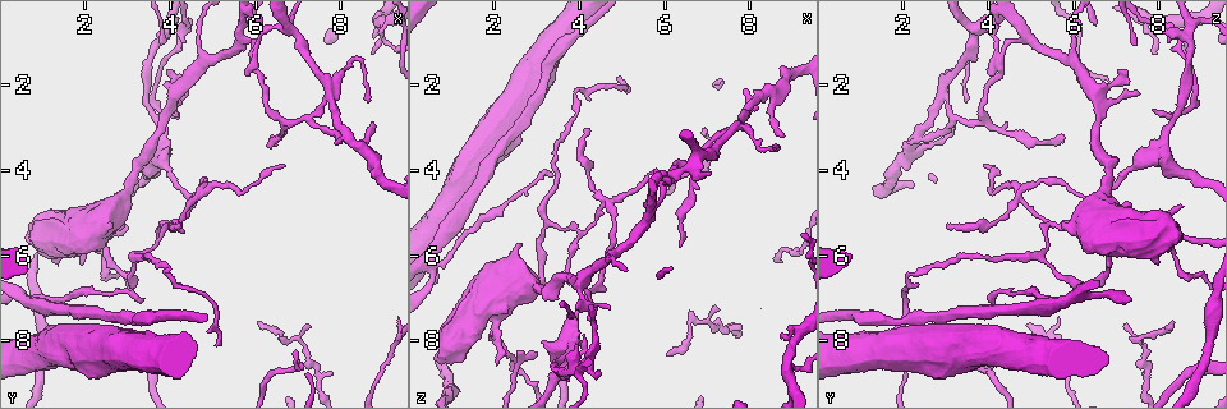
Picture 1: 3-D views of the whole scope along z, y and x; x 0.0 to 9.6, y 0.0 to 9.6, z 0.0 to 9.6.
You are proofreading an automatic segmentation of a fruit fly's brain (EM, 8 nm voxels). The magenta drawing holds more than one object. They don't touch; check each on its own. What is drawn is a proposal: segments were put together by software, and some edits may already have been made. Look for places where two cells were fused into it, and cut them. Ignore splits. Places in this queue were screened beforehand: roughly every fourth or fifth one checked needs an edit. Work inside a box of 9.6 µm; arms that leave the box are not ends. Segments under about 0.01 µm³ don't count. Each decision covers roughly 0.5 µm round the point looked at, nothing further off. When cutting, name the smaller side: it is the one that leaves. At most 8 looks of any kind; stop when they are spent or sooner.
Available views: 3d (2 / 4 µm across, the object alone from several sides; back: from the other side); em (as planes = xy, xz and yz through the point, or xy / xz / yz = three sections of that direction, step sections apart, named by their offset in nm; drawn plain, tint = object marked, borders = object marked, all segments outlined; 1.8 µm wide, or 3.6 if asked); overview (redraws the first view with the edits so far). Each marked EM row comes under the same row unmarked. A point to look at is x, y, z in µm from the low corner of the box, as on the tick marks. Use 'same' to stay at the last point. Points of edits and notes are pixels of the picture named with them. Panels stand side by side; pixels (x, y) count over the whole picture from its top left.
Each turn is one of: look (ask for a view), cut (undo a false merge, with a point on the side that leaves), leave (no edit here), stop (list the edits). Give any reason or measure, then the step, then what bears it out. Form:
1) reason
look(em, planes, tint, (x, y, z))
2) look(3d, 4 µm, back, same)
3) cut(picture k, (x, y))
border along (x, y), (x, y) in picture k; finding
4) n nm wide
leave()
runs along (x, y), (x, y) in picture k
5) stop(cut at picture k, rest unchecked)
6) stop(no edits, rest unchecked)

four arms meet
look(3d, 2 µm, (7.65, 1.95, 3.05))

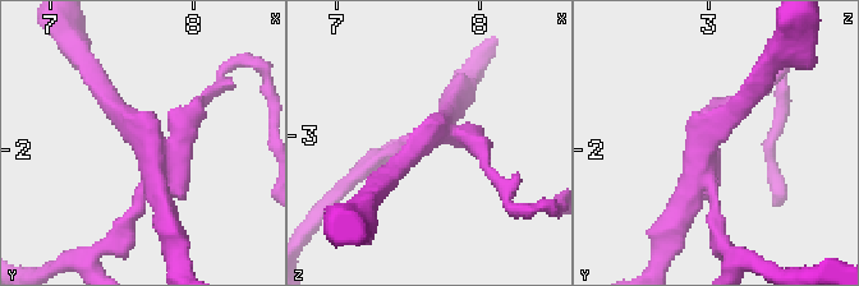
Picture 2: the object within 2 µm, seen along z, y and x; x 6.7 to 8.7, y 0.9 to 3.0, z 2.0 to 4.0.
now the EM
look(em, planes, tint, (7.66, 1.90, 3.00))

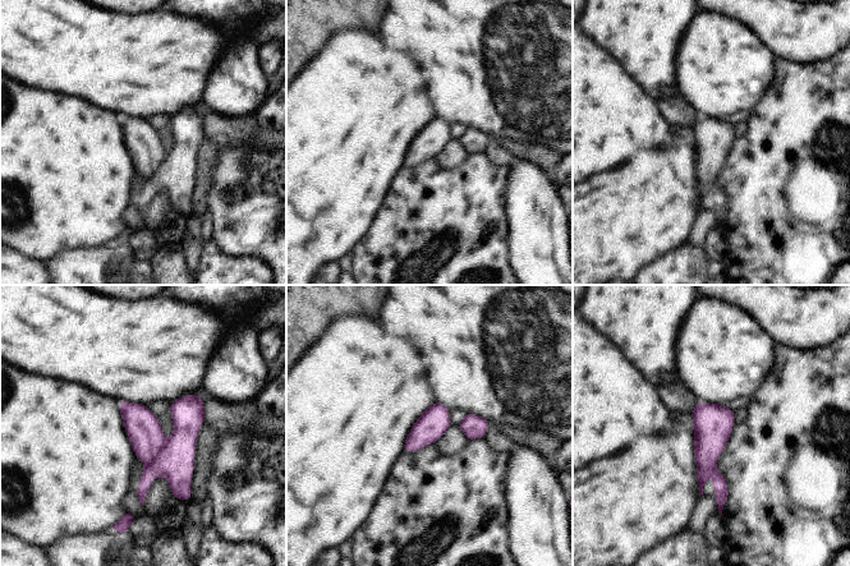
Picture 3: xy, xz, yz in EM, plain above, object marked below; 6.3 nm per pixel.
cut(picture 3, (143, 429))
border along (166, 440), (145, 466) in picture 3; two cells meet here

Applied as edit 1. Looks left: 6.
look(overview)

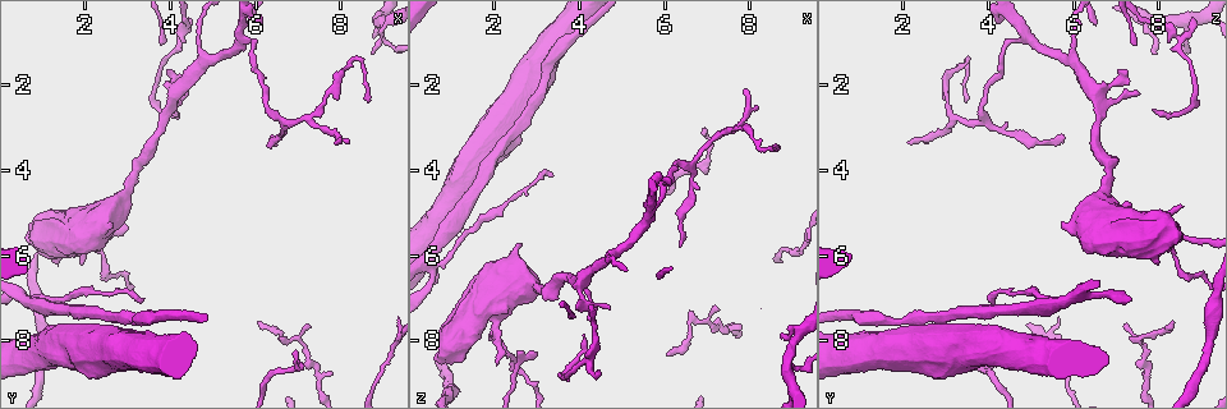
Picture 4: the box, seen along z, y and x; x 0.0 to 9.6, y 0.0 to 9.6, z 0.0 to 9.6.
three-way junction
look(em, planes, tint, (4.10, 2.20, 6.45))

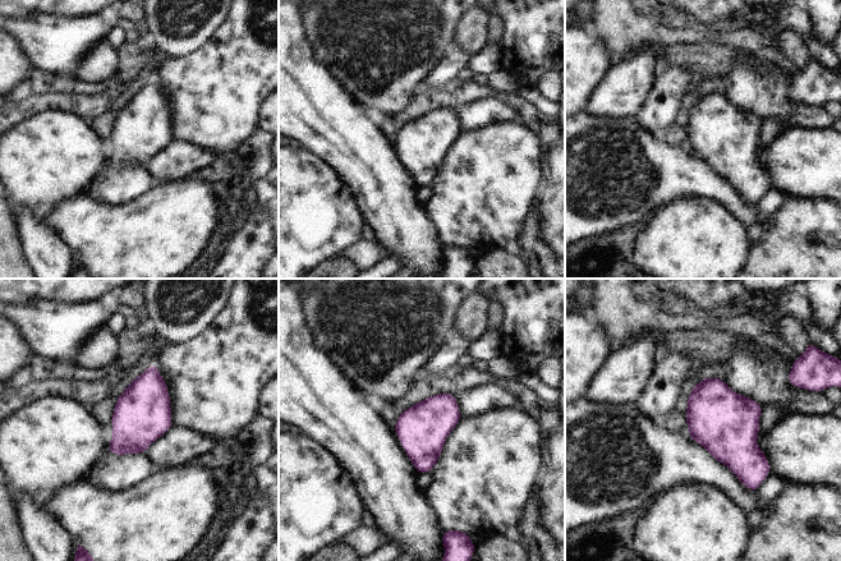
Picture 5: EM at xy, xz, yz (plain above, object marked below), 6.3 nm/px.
320 nm wide
leave()
continuous, no second cell

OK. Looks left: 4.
stop(cut at picture 3, rest unchecked)

